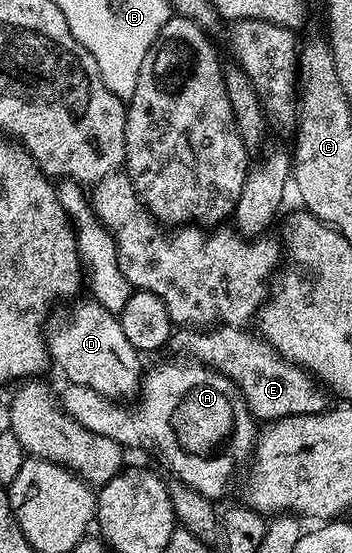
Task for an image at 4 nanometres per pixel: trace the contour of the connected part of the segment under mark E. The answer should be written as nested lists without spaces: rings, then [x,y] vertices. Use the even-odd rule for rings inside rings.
[[[221,326],[206,331],[199,346],[198,361],[226,374],[230,382],[239,387],[241,397],[256,419],[264,423],[278,418],[320,414],[328,409],[328,391],[319,379],[302,370],[297,364],[285,360],[269,343],[254,333],[243,334],[238,326]]]

